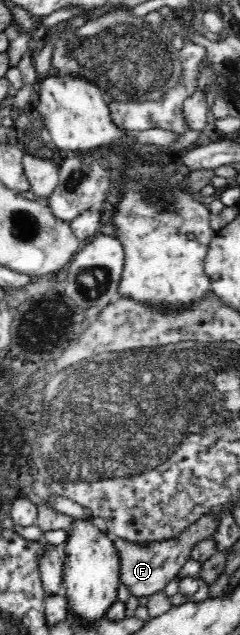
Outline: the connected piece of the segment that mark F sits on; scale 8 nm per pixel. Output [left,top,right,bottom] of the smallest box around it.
[113,511,222,598]

